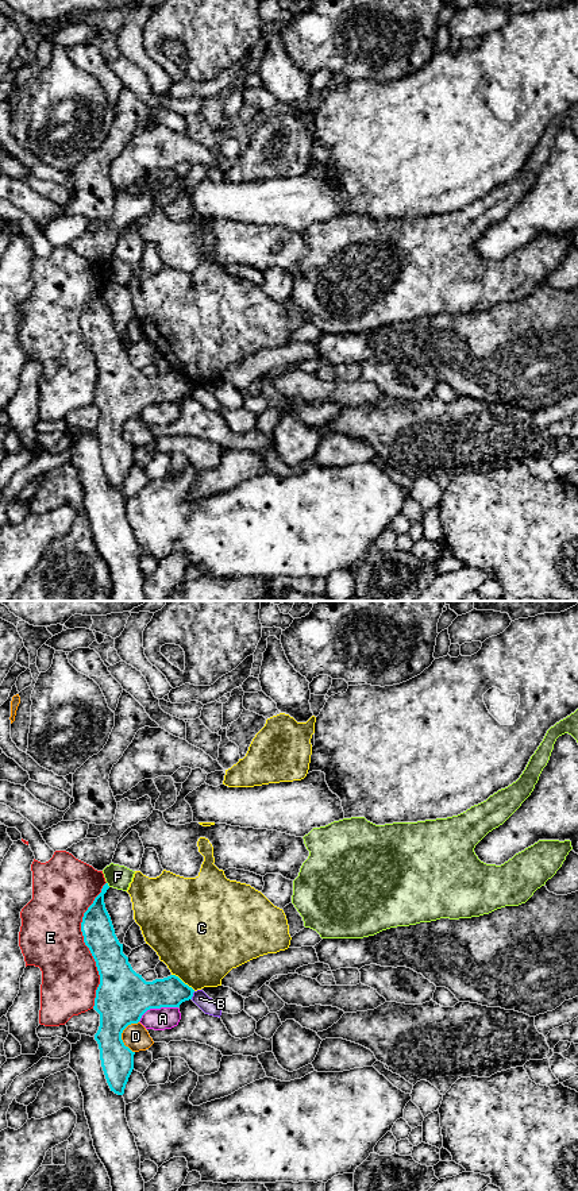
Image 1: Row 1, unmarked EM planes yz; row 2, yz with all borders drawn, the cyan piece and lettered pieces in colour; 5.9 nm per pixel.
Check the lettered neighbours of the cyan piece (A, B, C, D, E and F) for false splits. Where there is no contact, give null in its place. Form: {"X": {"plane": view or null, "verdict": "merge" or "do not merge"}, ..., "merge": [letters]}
{"A": {"plane": "yz", "verdict": "do not merge"}, "B": {"plane": "yz", "verdict": "do not merge"}, "C": {"plane": "yz", "verdict": "do not merge"}, "D": {"plane": "yz", "verdict": "do not merge"}, "E": {"plane": "yz", "verdict": "do not merge"}, "F": {"plane": "yz", "verdict": "do not merge"}, "merge": []}

